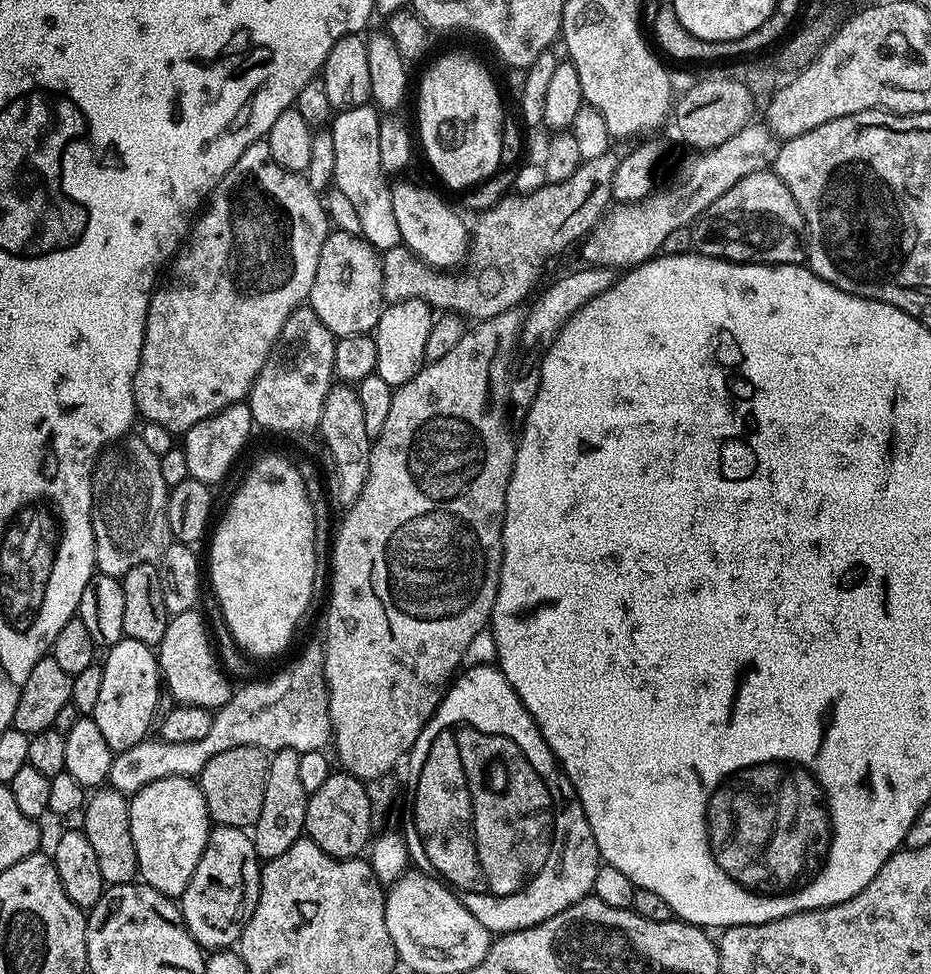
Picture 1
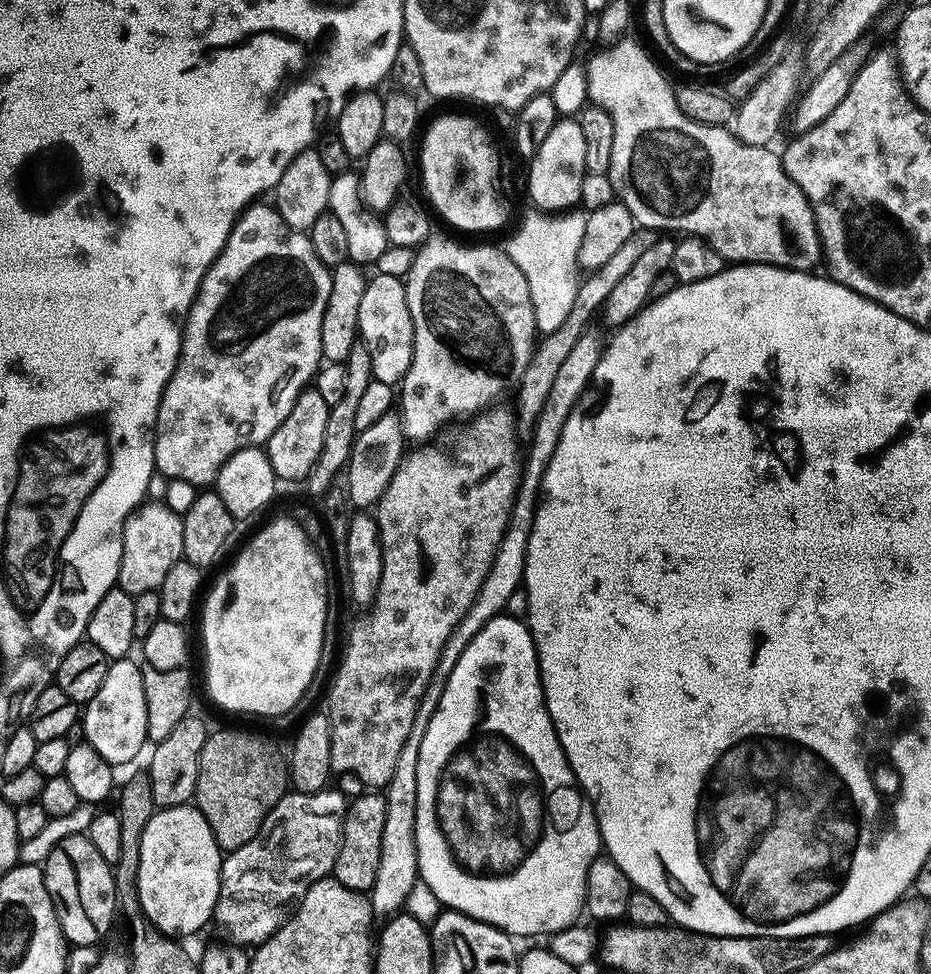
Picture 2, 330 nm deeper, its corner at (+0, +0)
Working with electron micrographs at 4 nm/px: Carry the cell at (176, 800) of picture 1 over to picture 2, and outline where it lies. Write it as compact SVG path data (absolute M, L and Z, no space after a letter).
M191 803L156 810L142 830L141 862L134 873L136 896L140 899L143 919L168 938L192 936L207 920L213 919L220 893L222 853L206 818Z

